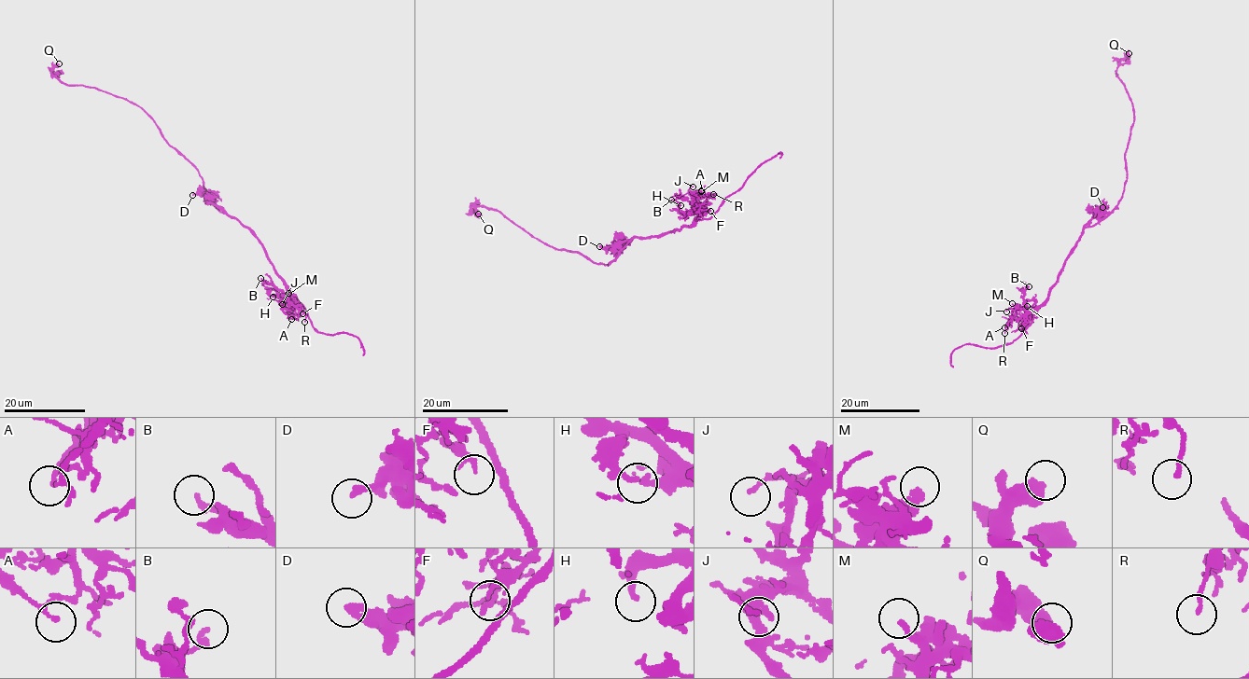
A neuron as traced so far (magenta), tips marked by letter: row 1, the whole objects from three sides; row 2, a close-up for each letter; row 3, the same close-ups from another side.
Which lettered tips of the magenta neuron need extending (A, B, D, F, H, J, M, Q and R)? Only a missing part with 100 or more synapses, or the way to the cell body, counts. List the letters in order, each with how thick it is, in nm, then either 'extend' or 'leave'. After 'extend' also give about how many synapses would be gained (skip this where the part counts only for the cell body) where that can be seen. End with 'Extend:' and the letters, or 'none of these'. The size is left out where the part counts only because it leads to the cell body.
A: 140 nm | leave
B: 240 nm | leave
D: 280 nm | leave
F: 170 nm | leave
H: 220 nm | leave
J: 130 nm | leave
M: 280 nm | leave
Q: 600 nm | leave
R: 140 nm | leave
Extend: none of these

